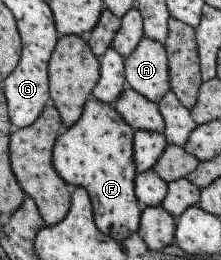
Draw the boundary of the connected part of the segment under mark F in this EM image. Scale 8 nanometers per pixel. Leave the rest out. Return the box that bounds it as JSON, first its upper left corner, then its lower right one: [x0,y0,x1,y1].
[52,96,143,243]

